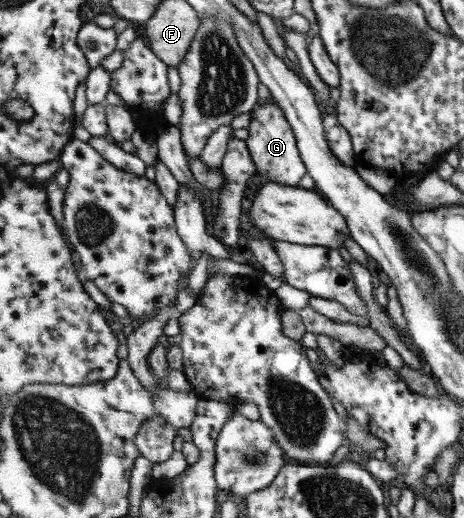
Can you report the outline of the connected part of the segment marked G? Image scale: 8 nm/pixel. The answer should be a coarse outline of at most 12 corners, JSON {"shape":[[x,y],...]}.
{"shape":[[274,103],[257,105],[246,141],[258,174],[300,186],[295,131]]}

